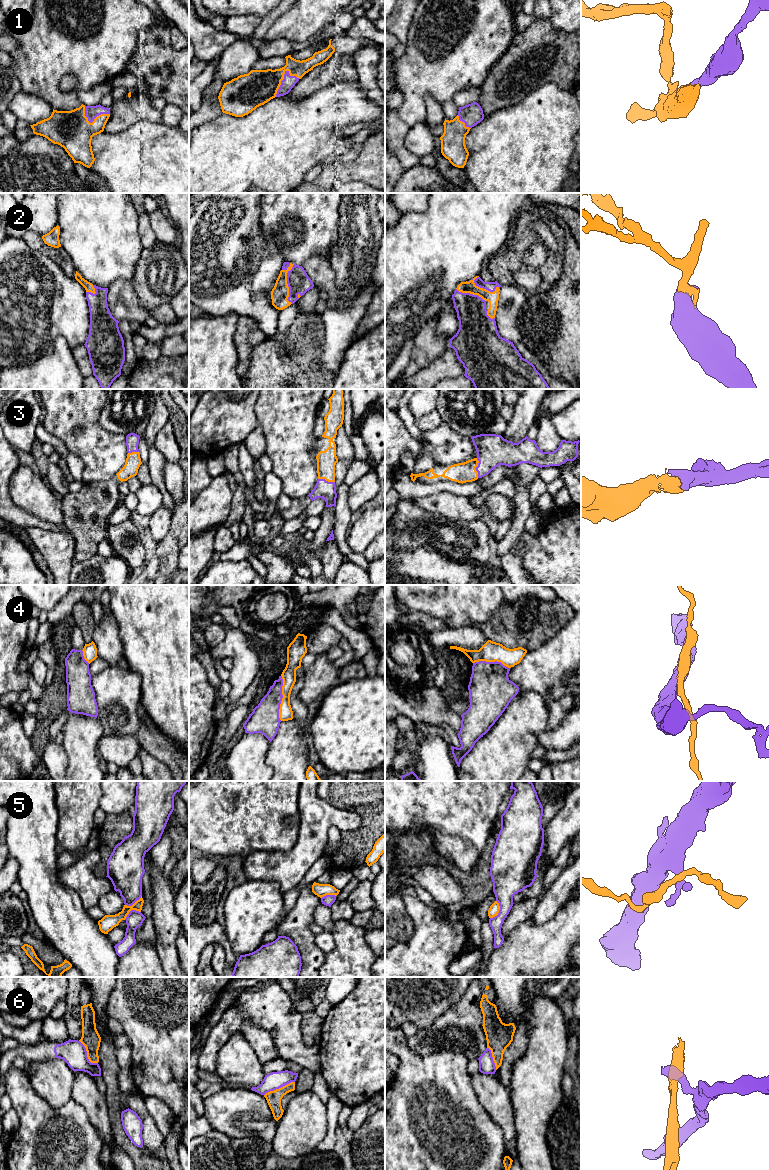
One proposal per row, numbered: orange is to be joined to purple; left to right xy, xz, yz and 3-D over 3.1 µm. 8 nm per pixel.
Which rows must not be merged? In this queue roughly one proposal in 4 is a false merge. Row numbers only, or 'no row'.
4, 5, 6

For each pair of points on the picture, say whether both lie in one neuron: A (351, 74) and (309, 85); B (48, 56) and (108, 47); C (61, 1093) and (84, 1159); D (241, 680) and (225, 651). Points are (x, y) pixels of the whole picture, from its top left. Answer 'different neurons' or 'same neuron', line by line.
A: same neuron
B: same neuron
C: different neurons
D: same neuron

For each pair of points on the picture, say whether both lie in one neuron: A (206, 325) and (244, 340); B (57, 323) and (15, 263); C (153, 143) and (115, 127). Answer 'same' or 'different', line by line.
A: different
B: same
C: different

